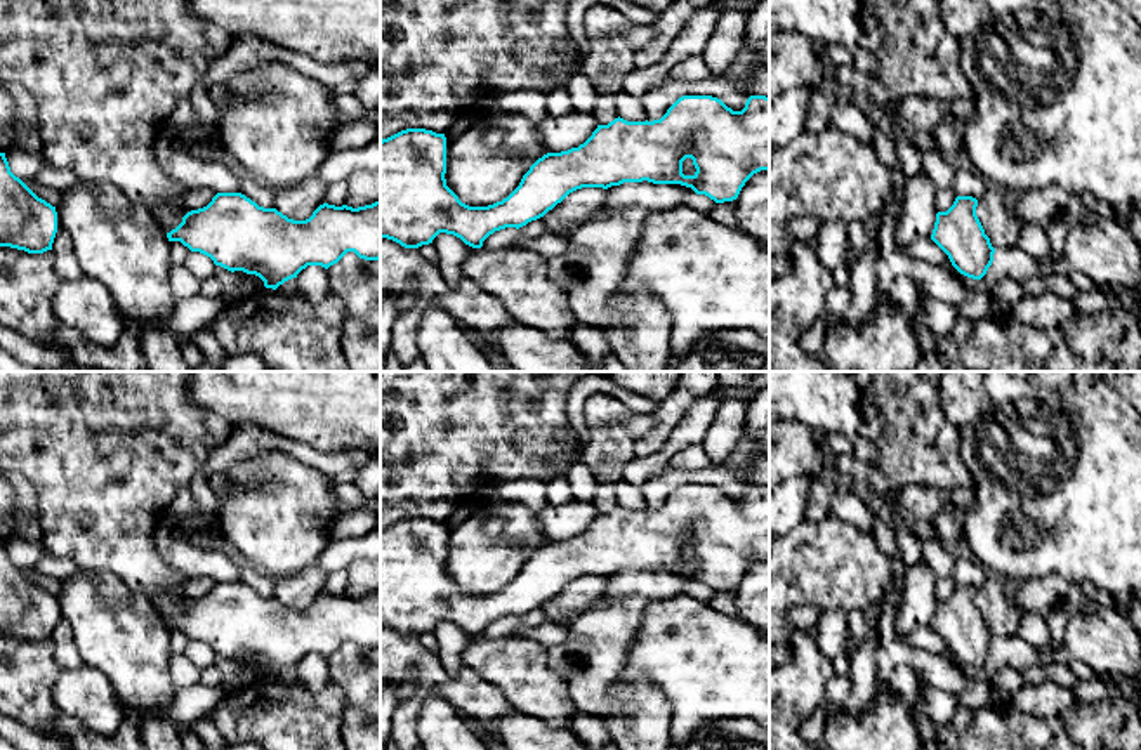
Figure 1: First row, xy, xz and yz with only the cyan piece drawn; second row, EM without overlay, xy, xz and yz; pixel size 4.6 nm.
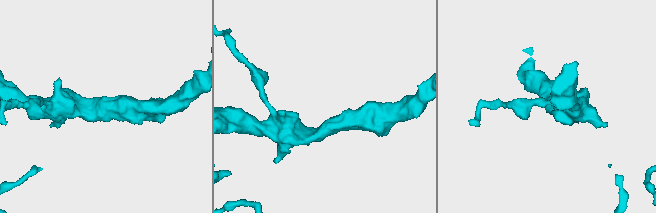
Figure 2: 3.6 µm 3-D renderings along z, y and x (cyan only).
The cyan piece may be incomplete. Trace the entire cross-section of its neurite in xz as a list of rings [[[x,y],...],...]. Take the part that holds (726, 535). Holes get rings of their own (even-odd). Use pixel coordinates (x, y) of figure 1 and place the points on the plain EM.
[[[683,484],[660,509],[627,510],[618,505],[608,514],[597,514],[578,536],[538,547],[507,587],[488,595],[469,595],[446,575],[445,523],[406,517],[380,530],[380,627],[405,637],[419,637],[446,622],[472,637],[481,637],[495,620],[519,618],[582,576],[608,578],[643,569],[681,573],[716,592],[724,592],[736,589],[745,571],[761,559],[769,559],[766,484],[750,484],[742,500],[733,500],[712,484]]]

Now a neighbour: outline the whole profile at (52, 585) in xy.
[[[33,568],[30,569],[23,569],[38,587],[45,589],[47,592],[50,592],[52,595],[57,595],[61,592],[61,587],[63,587],[63,580],[56,580],[56,578],[50,578],[50,576],[42,576],[42,575],[36,575],[33,571]]]

